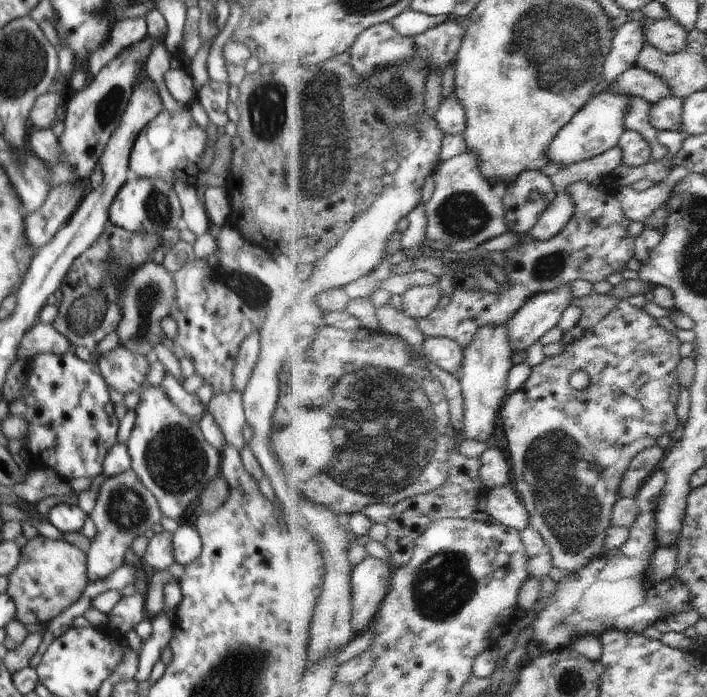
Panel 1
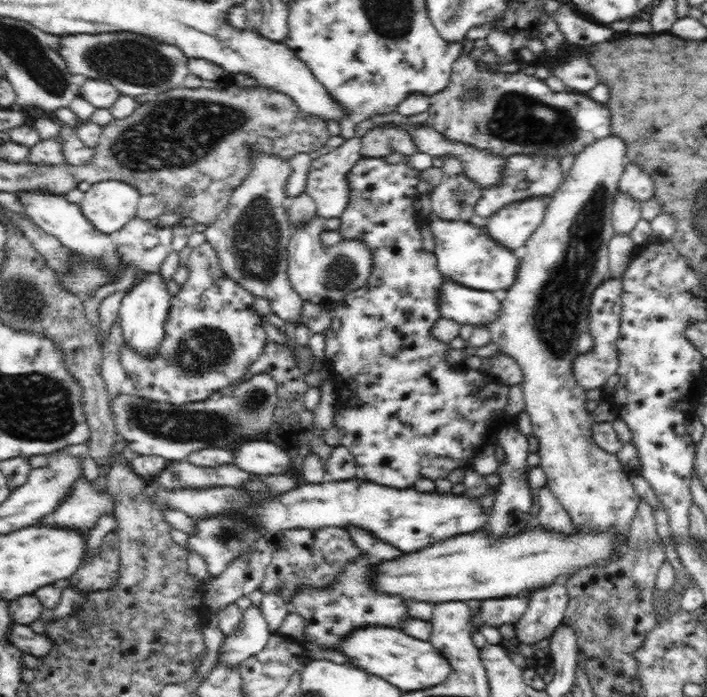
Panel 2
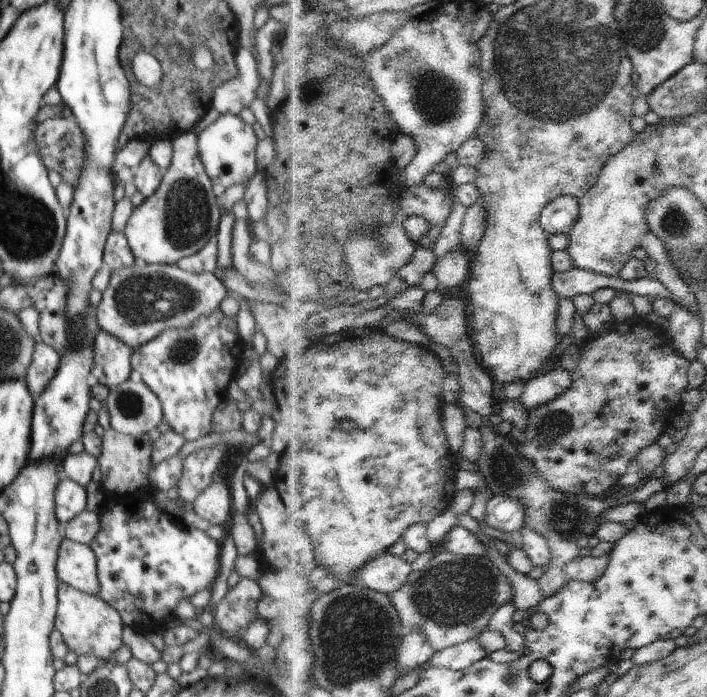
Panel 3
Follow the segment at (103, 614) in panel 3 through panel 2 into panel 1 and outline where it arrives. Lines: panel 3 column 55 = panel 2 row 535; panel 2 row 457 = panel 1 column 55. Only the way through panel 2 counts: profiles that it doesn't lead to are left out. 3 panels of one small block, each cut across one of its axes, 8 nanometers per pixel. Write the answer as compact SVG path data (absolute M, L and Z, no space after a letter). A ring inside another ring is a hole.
M42 535L28 539L28 544L21 547L18 566L7 575L6 593L15 601L16 618L23 625L44 625L72 606L90 583L86 563L86 553L65 540L50 540Z

